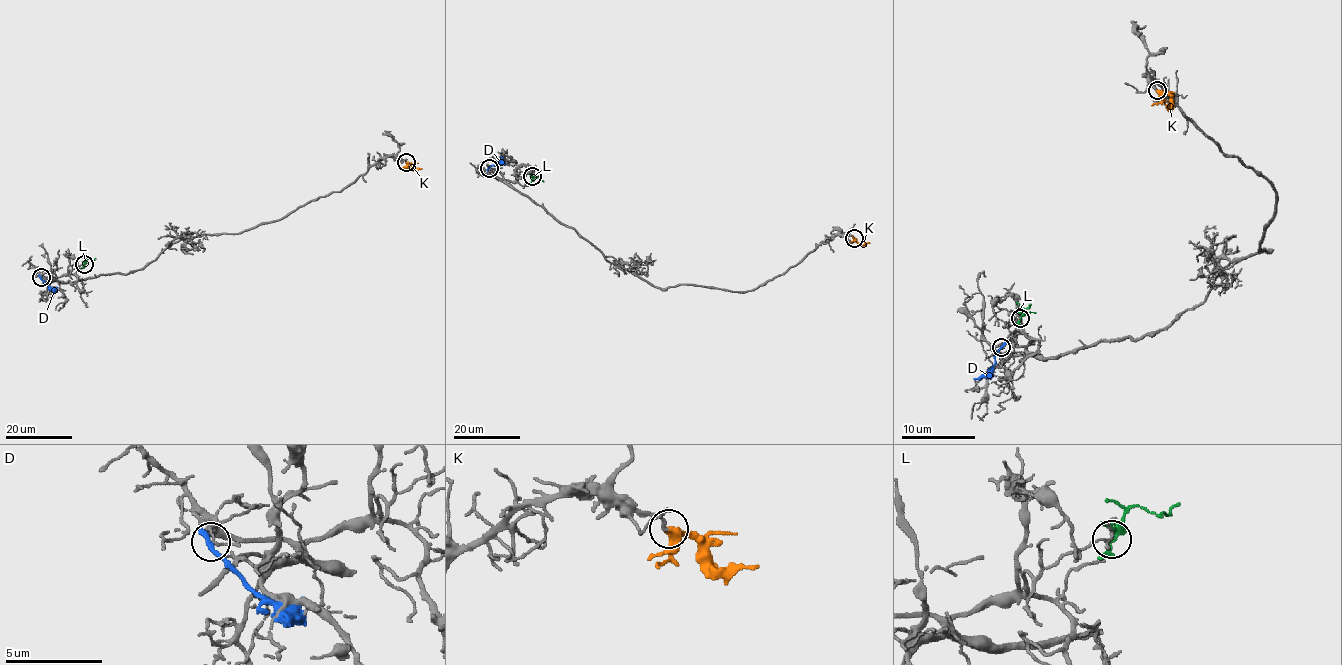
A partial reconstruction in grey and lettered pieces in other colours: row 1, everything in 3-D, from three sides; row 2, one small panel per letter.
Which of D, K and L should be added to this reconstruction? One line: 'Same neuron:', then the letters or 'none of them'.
Same neuron: K

